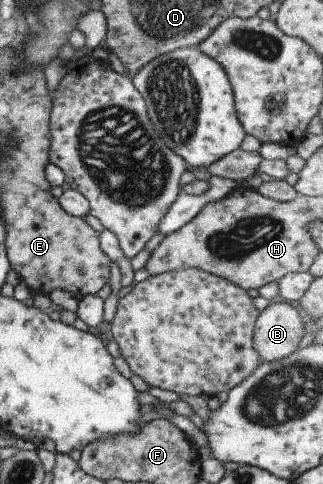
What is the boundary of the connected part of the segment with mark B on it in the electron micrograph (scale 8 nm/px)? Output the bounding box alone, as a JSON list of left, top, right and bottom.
[252,301,306,362]

